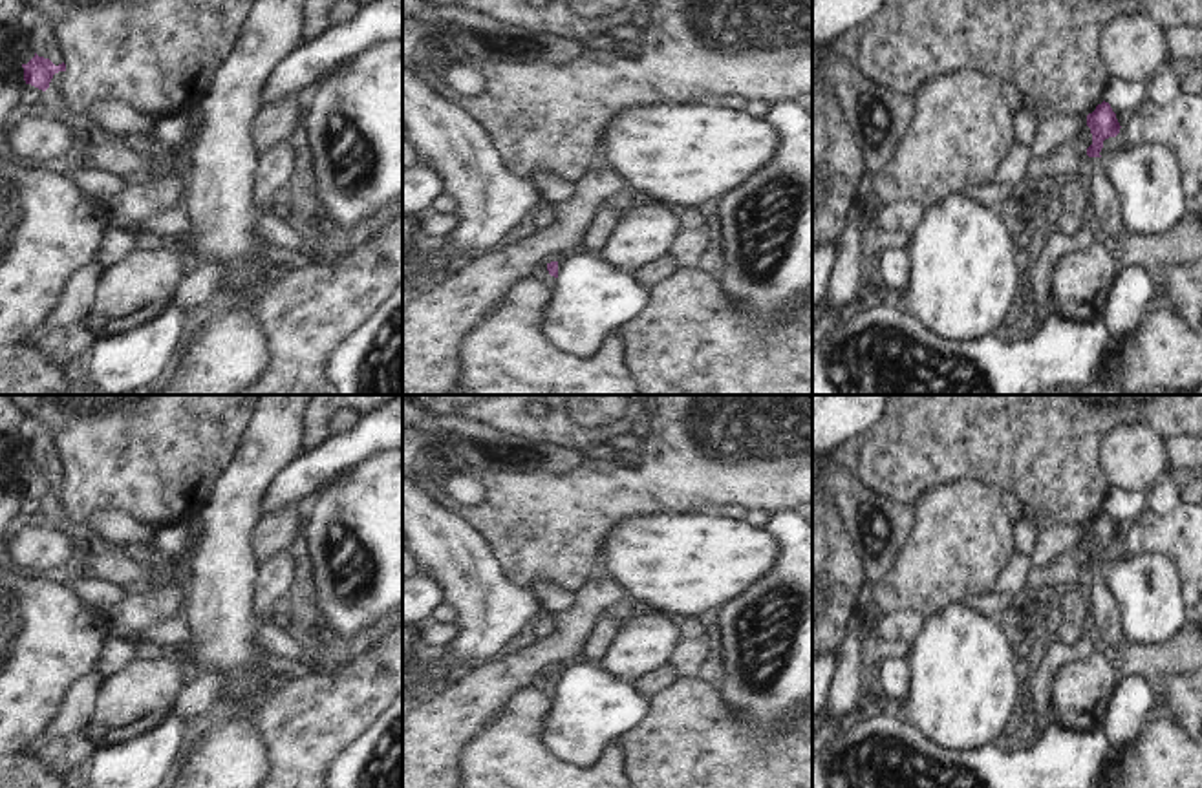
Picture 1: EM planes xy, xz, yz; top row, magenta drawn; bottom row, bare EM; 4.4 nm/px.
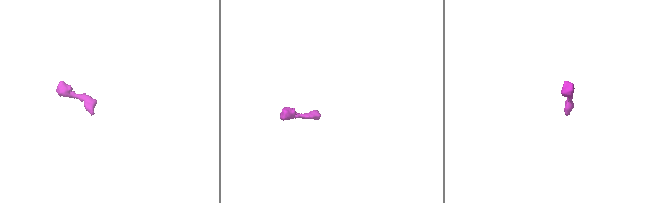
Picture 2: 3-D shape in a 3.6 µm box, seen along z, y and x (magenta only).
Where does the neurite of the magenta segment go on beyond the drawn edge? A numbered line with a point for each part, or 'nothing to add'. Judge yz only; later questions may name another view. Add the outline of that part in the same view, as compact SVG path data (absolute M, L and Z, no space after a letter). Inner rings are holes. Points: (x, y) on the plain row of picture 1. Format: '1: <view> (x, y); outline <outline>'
1: yz (1105, 624); outline M1089 567L1087 570L1087 591L1090 594L1090 629L1092 633L1109 642L1120 644L1122 636L1122 620L1120 605L1109 585L1107 574L1101 567Z

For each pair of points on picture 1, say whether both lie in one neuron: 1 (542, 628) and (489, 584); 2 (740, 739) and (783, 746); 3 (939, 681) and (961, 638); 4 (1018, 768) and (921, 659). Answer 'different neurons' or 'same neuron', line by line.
1: different neurons
2: same neuron
3: same neuron
4: different neurons

